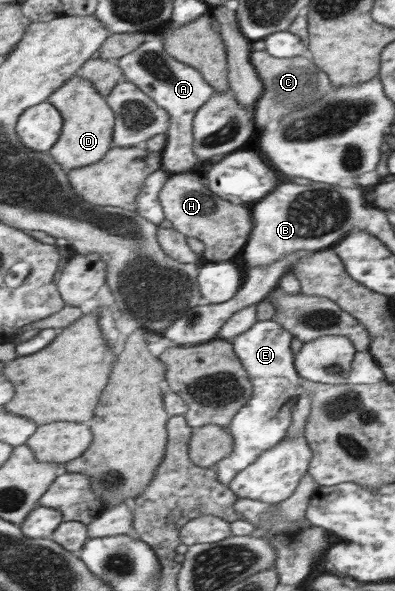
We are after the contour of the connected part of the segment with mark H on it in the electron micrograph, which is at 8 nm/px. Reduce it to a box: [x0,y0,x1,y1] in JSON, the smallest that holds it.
[160,172,253,262]

